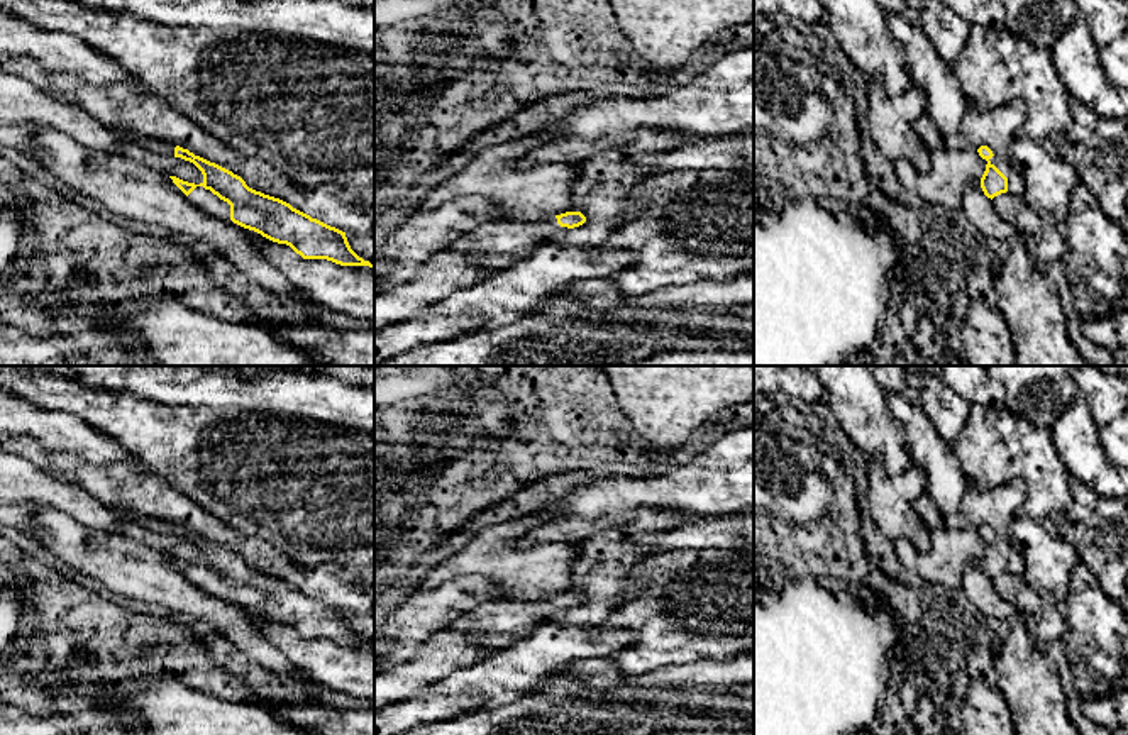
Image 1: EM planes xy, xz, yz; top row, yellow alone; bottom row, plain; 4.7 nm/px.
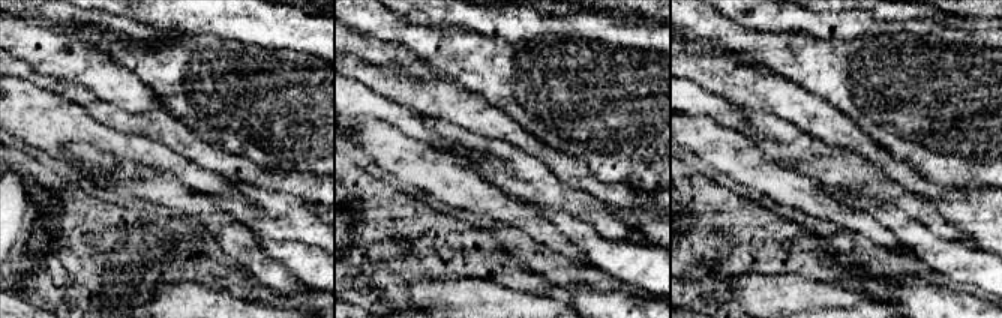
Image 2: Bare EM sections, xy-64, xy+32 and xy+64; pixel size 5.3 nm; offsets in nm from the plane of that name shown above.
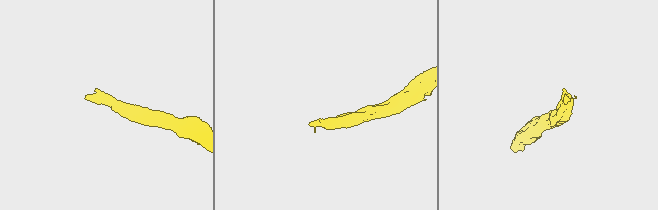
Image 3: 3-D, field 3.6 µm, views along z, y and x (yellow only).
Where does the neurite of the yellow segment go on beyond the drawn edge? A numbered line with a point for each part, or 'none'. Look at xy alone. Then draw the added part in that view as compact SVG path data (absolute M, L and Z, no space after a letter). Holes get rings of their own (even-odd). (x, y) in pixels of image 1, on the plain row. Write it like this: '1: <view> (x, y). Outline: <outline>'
1: xy (154, 525). Outline: M113 508L113 511L125 522L129 523L137 523L137 525L142 525L152 532L163 532L163 533L169 533L169 535L174 535L174 525L168 525L168 523L163 523L159 520L152 520L152 518L142 518L142 517L137 517L135 513L132 511L127 511L127 510L122 510L122 508Z
2: xy (204, 578). Outline: M196 566L190 574L188 579L205 589L207 593L224 598L227 601L230 600L230 584L224 579L220 579L217 574L213 574L210 569L205 569L203 566Z

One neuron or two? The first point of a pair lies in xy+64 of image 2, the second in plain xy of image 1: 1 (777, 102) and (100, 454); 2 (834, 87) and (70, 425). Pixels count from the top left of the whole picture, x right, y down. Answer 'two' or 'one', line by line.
1: two
2: two

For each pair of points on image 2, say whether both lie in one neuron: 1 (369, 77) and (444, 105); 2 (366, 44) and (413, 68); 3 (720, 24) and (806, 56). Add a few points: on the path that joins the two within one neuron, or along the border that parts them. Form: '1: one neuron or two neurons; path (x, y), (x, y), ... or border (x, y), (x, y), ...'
1: one neuron; path (387, 81), (426, 96)
2: one neuron; path (378, 53), (401, 57)
3: one neuron; path (741, 41), (759, 48), (785, 53)

